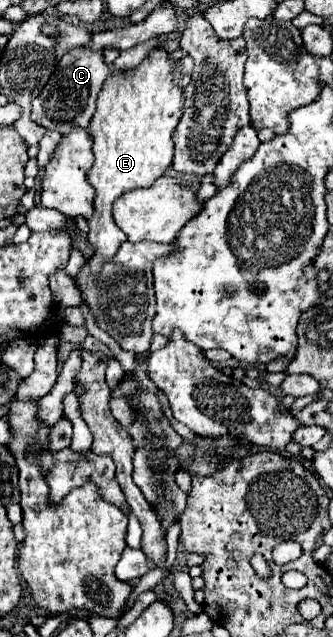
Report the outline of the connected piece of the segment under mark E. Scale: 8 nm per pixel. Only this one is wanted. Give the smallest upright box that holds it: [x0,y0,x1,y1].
[88,46,184,274]

